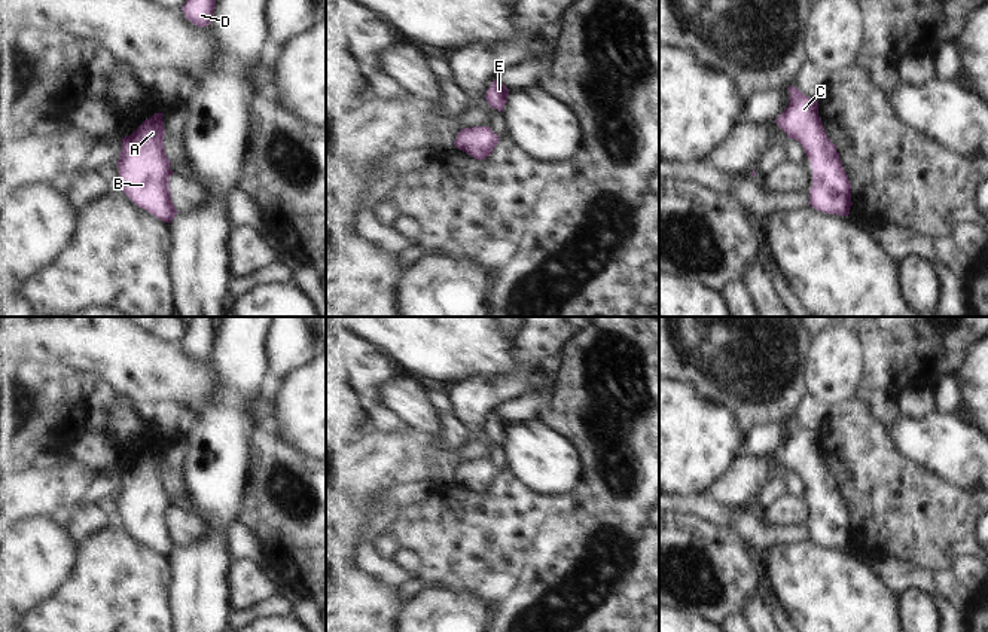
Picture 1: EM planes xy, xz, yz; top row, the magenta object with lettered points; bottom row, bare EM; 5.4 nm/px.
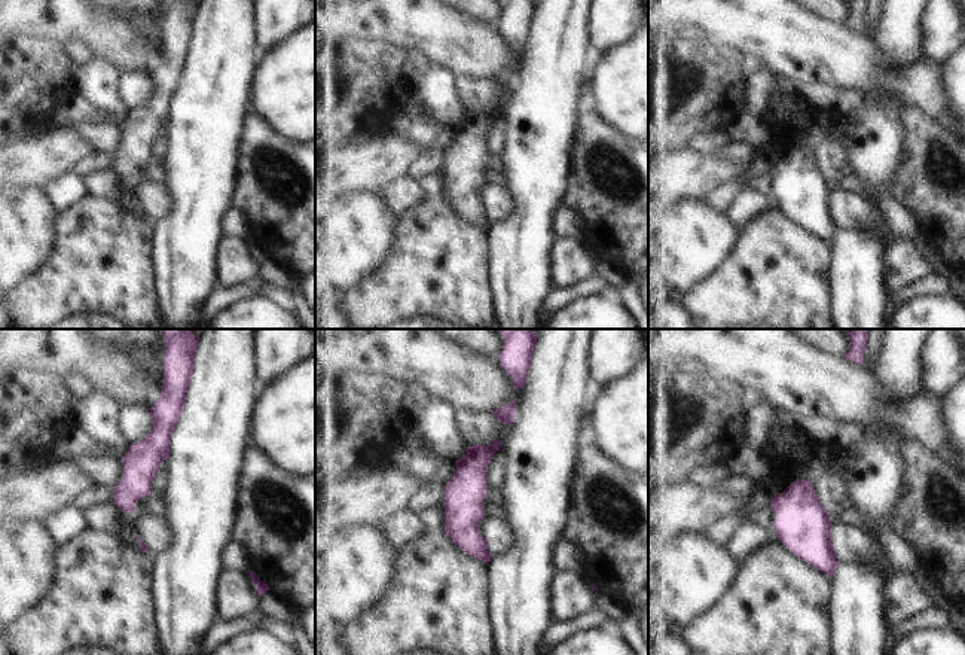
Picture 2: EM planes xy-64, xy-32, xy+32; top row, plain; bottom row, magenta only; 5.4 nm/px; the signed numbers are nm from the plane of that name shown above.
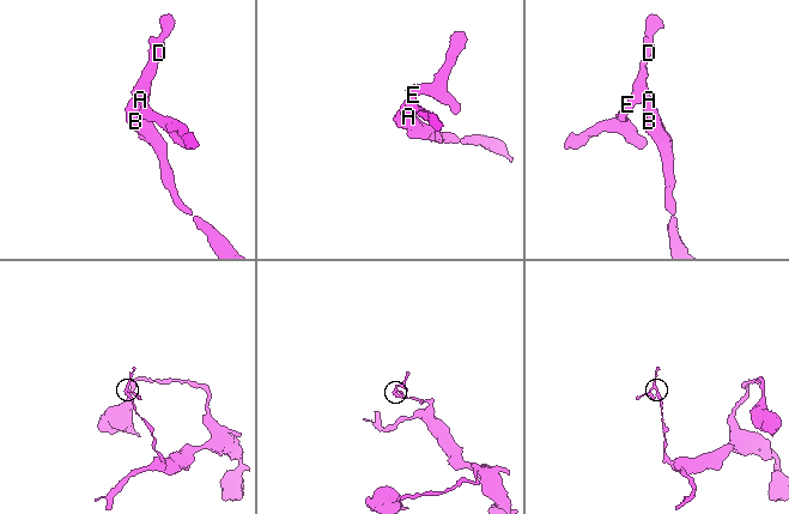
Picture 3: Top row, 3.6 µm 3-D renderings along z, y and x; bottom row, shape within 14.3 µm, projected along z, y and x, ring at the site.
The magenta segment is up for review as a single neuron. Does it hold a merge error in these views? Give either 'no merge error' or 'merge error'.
no merge error

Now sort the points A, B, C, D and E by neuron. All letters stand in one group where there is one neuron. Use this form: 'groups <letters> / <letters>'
groups A B C D E

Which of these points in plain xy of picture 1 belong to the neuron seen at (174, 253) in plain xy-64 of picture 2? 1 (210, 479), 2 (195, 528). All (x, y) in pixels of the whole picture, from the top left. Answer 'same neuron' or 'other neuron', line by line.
1: same neuron
2: other neuron

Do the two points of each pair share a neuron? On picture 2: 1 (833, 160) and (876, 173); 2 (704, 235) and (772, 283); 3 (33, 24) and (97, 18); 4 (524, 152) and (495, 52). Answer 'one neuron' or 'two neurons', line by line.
1: two neurons
2: two neurons
3: one neuron
4: two neurons

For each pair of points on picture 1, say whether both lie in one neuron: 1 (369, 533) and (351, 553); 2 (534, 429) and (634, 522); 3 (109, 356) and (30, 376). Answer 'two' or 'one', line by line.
1: two
2: two
3: two

